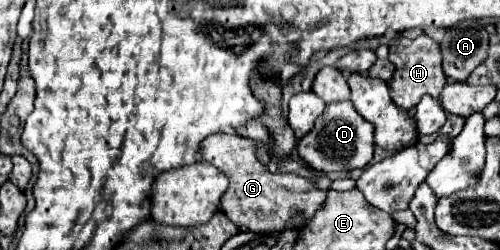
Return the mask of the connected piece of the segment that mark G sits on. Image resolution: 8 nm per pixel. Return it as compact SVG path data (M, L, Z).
M238 134L208 136L202 142L200 156L228 176L230 184L220 206L240 230L284 232L286 228L294 228L294 214L302 214L304 222L300 226L306 226L314 212L326 202L326 190L316 188L310 180L296 174L270 174L256 158L256 144L250 138L242 138Z

